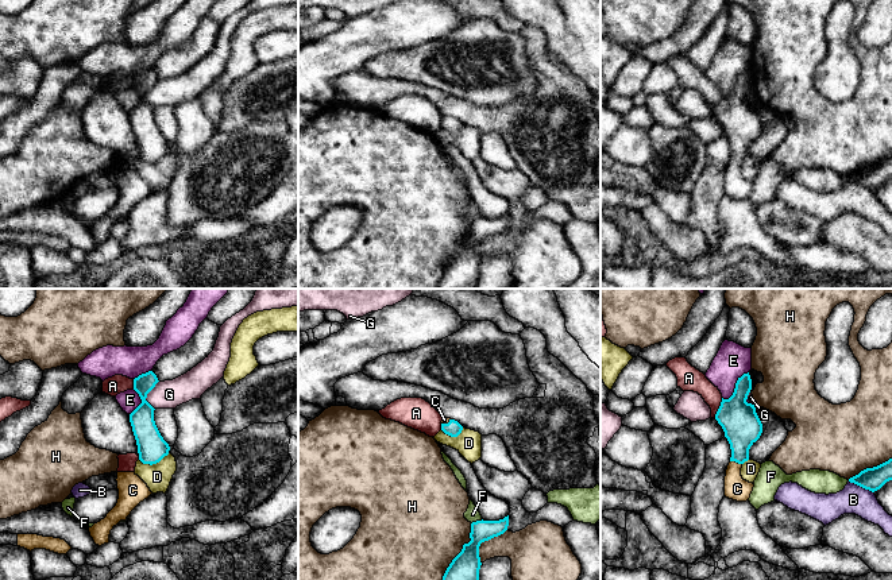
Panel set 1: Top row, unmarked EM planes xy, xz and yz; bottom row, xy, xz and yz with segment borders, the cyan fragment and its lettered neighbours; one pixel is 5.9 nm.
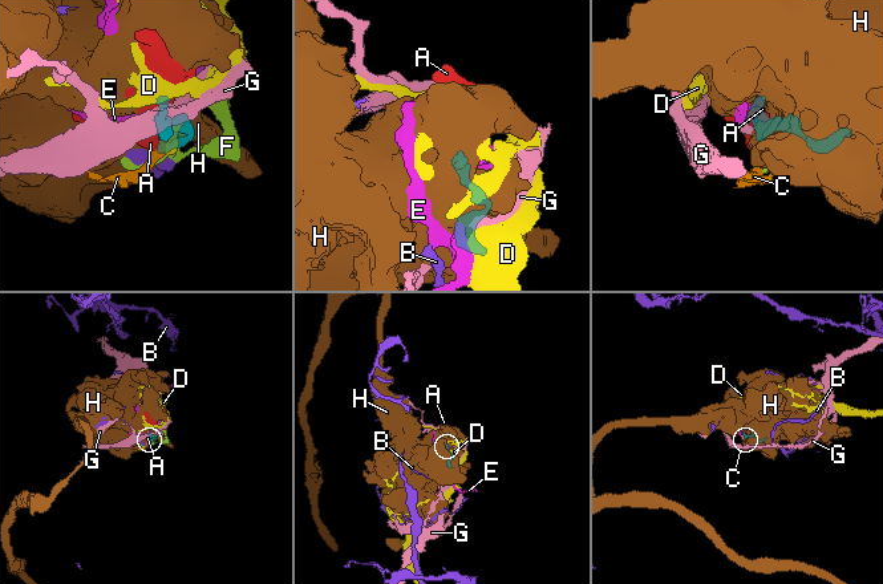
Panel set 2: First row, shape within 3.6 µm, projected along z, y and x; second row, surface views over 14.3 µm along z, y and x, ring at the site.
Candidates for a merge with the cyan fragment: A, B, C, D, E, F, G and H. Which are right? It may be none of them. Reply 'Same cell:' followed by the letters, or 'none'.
Same cell: C

